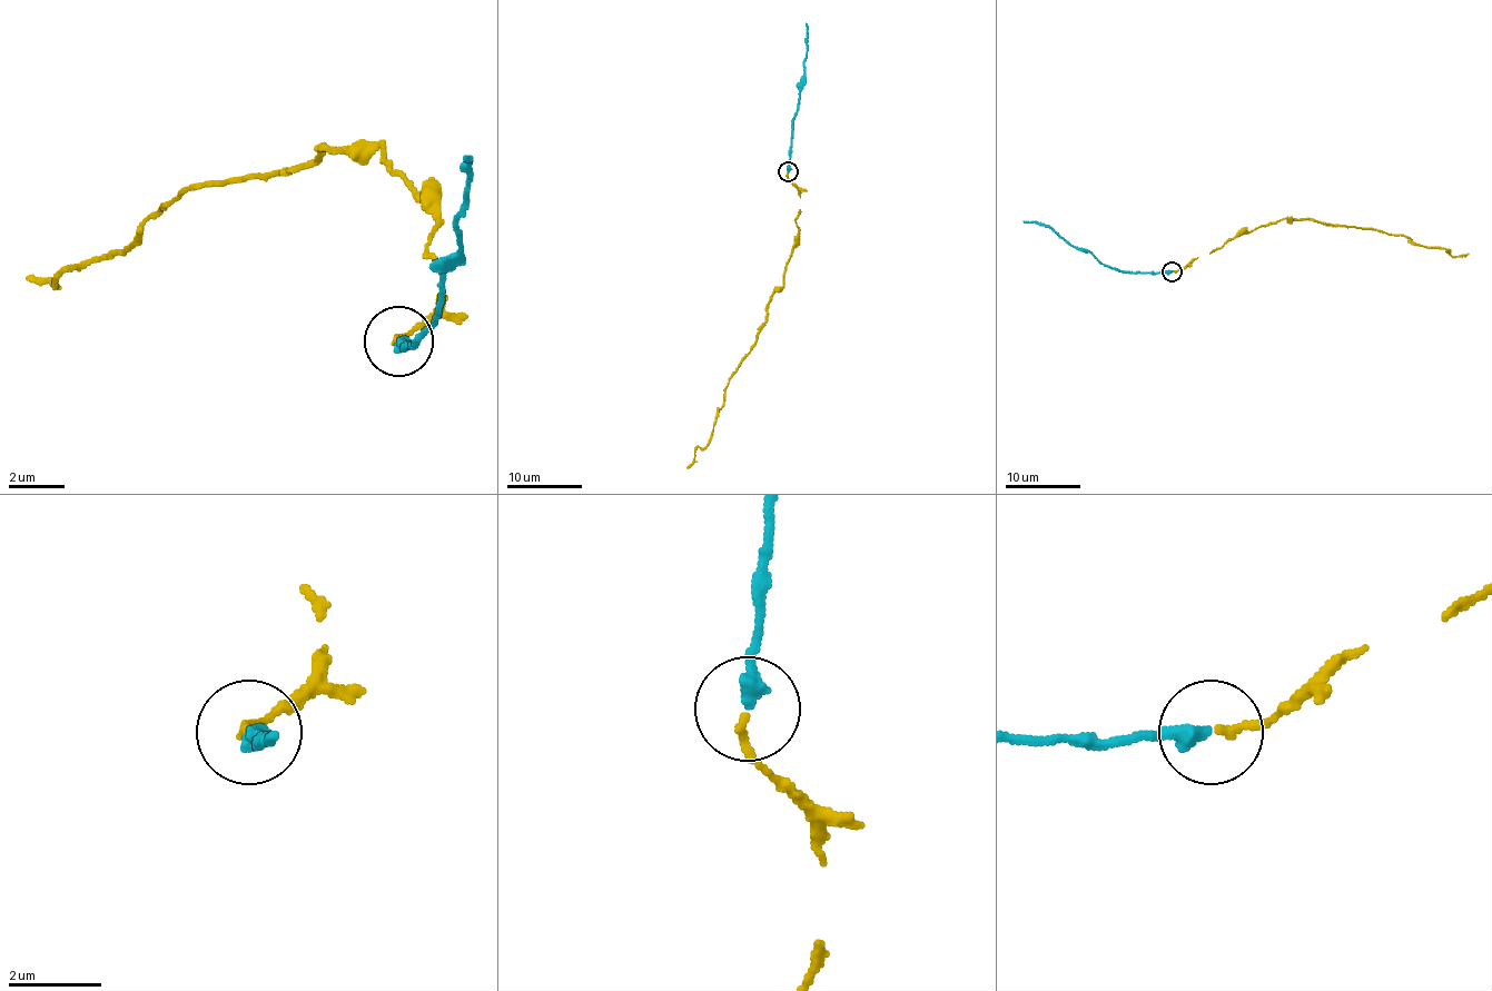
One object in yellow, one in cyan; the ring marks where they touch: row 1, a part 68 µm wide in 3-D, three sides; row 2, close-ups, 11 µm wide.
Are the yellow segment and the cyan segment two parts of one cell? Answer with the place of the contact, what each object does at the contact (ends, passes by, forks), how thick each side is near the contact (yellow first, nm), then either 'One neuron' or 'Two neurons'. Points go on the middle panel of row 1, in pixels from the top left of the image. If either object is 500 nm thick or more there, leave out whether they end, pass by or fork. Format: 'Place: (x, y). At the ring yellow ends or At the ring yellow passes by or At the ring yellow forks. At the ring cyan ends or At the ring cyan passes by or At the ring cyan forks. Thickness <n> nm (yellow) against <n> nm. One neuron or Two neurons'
Place: (788, 171). At the ring yellow ends. At the ring cyan ends. Thickness 160 nm (yellow) against 340 nm. One neuron

